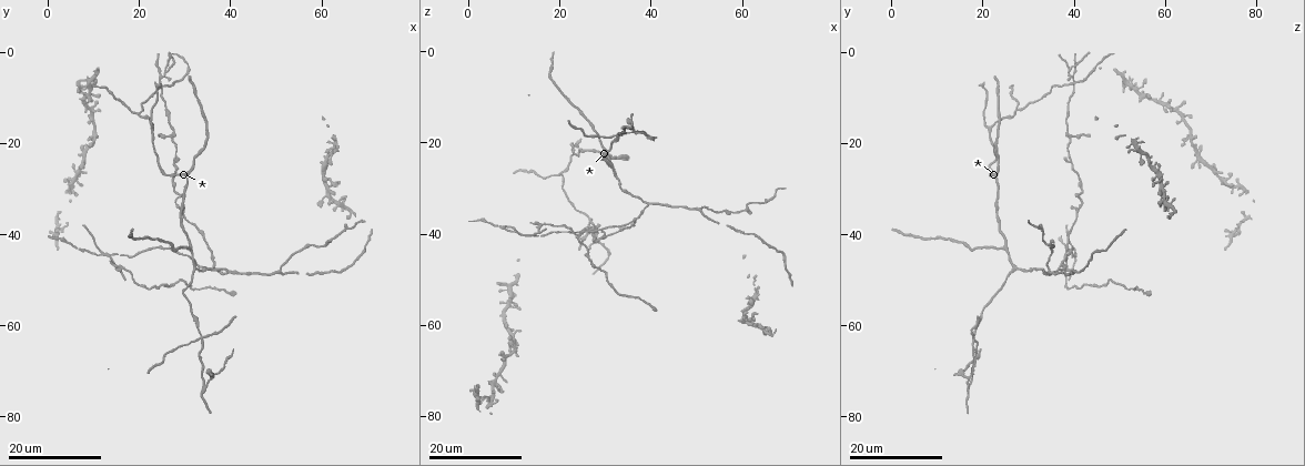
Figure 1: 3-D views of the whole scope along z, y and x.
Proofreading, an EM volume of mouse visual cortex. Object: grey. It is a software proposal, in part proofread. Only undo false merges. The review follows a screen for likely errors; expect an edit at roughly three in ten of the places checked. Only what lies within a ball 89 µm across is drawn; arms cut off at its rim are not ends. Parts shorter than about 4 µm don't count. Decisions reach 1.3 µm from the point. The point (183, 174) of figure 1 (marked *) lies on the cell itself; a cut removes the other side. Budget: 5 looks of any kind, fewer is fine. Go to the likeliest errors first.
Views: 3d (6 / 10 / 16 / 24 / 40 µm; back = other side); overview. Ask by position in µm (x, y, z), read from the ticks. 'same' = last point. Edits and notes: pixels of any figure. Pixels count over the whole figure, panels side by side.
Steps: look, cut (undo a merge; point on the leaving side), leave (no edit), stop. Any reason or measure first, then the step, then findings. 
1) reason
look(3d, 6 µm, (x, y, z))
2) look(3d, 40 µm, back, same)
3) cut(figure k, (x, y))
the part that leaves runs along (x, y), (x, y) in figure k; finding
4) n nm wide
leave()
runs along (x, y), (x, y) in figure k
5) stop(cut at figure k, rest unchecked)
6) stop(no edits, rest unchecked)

arms run side by side
look(3d, 24 µm, (24.5, 5.5, 39.5))

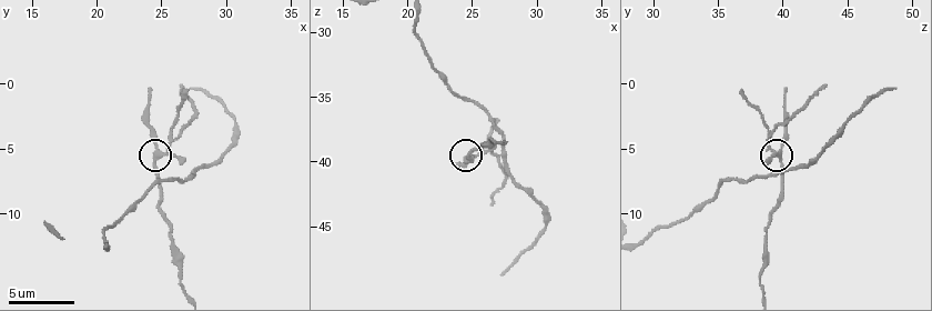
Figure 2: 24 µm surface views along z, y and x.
zoom in
look(3d, 6 µm, (24.8, 5.4, 39.6))

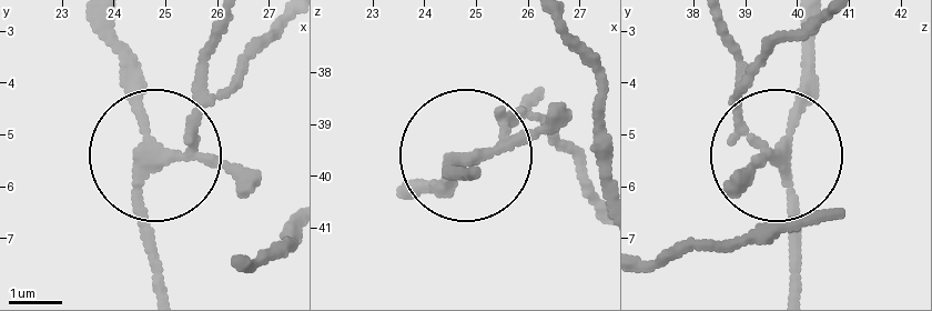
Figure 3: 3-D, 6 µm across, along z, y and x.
side arm 9 µm
cut(figure 3, (233, 84))
the part that leaves runs along (196, 149), (201, 114), (272, 26) in figure 3; a second cell is stuck on

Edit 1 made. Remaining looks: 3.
see it whole again
look(overview)

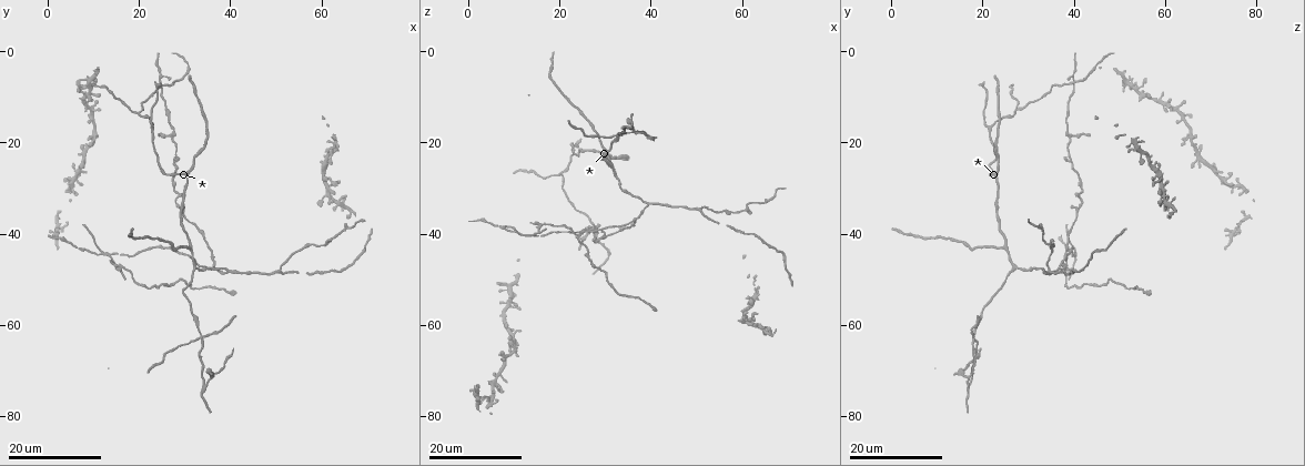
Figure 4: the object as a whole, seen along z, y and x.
branch point
look(3d, 16 µm, (13.0, 44.5, 40.5))

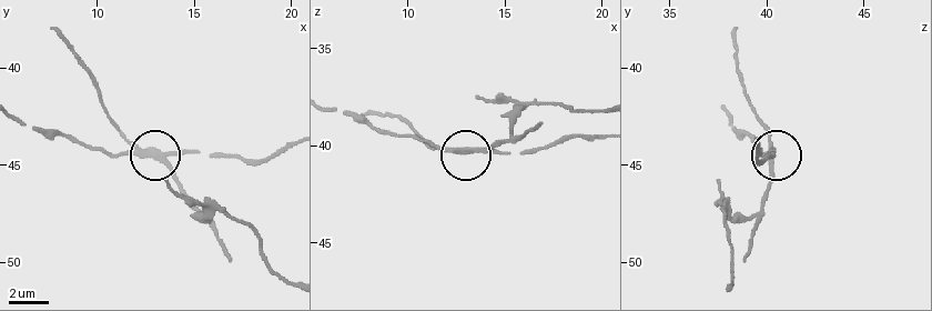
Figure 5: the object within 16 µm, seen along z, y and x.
look(3d, 6 µm, (13.5, 44.9, 40.2))

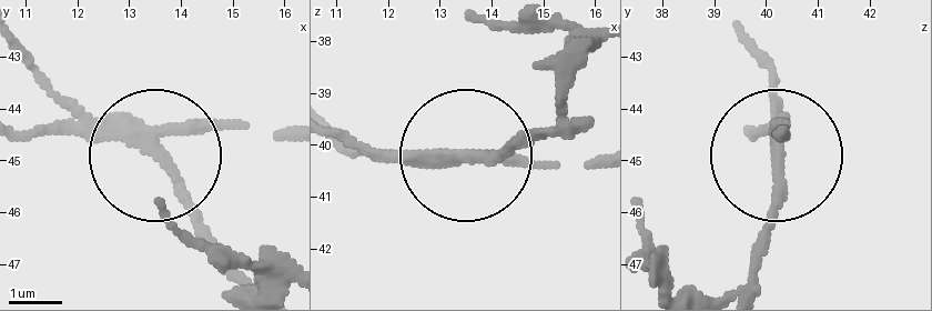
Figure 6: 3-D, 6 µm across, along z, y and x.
240 nm wide
cut(figure 6, (175, 187))
the part that leaves runs along (434, 154), (522, 146), (601, 49) in figure 6; a second cell is stuck on

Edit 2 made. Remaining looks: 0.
stop(cut at figure 3, cut at figure 6, rest unchecked)

